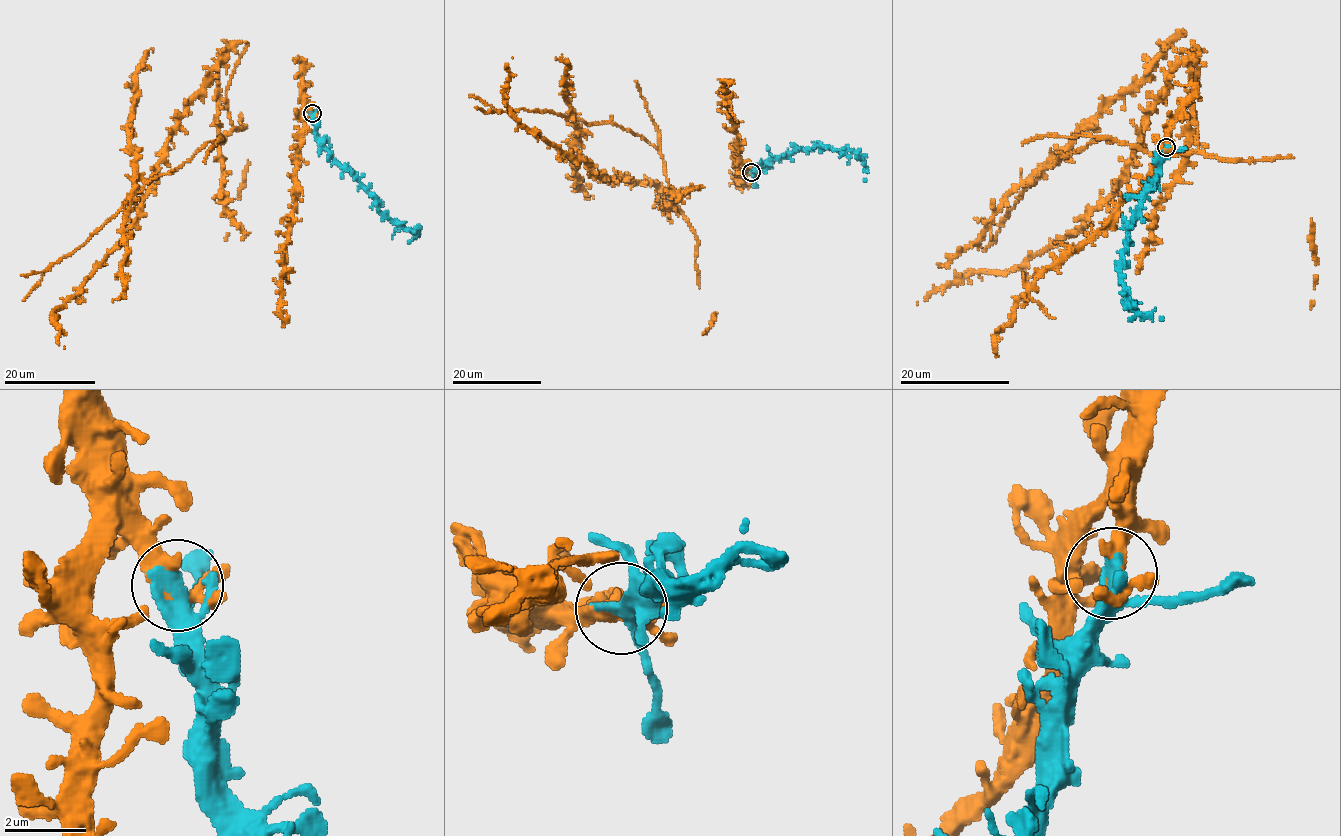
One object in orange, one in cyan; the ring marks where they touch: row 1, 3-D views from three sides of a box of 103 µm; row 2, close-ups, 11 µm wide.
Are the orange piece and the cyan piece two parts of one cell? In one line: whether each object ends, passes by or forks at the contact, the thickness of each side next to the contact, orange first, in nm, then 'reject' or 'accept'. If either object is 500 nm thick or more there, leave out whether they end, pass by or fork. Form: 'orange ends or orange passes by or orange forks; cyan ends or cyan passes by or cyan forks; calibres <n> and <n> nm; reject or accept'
orange forks; cyan forks; calibres 280 and 280 nm; accept

